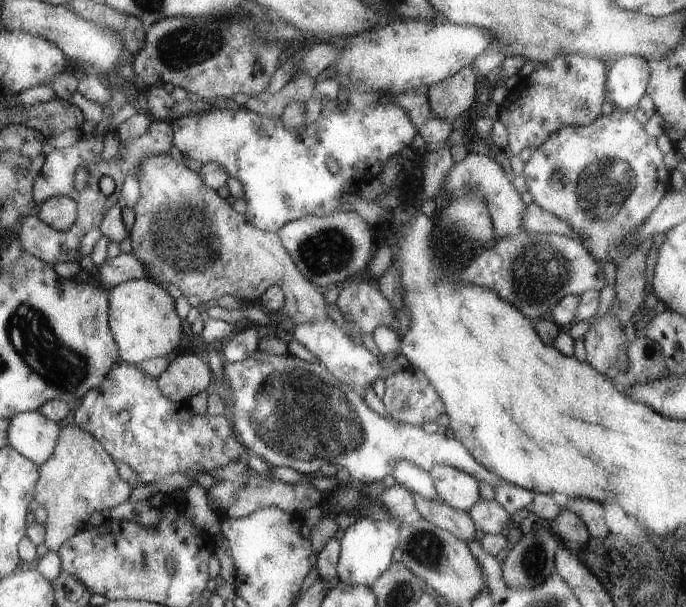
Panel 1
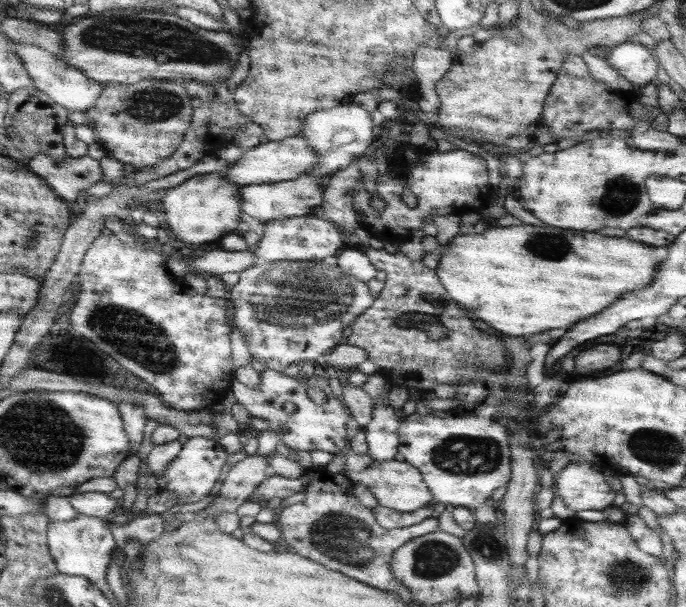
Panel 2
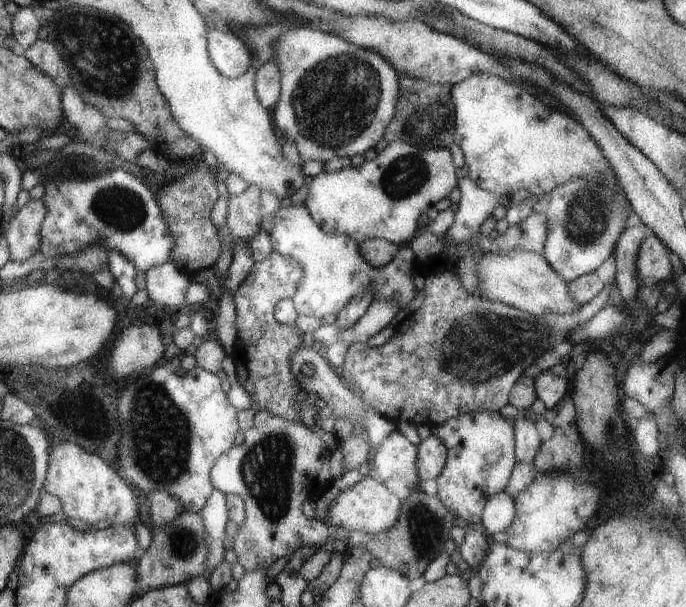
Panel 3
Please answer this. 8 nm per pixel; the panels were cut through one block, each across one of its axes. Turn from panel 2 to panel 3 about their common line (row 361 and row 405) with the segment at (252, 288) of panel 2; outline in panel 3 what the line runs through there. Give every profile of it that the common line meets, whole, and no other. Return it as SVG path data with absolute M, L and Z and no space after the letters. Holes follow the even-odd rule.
M272 250L269 256L251 265L251 270L249 270L242 281L239 281L237 290L232 294L235 309L236 338L234 344L227 352L232 356L235 380L247 392L250 400L253 400L253 405L251 405L253 410L267 410L269 414L275 414L275 416L279 416L279 418L283 418L287 422L300 422L301 410L308 402L312 403L312 405L320 403L316 397L302 389L299 381L295 380L297 376L291 372L291 356L301 346L308 343L306 337L300 335L293 325L281 324L274 317L275 303L282 298L292 295L297 290L297 286L301 282L301 276L303 276L303 268L299 266L299 262Z

